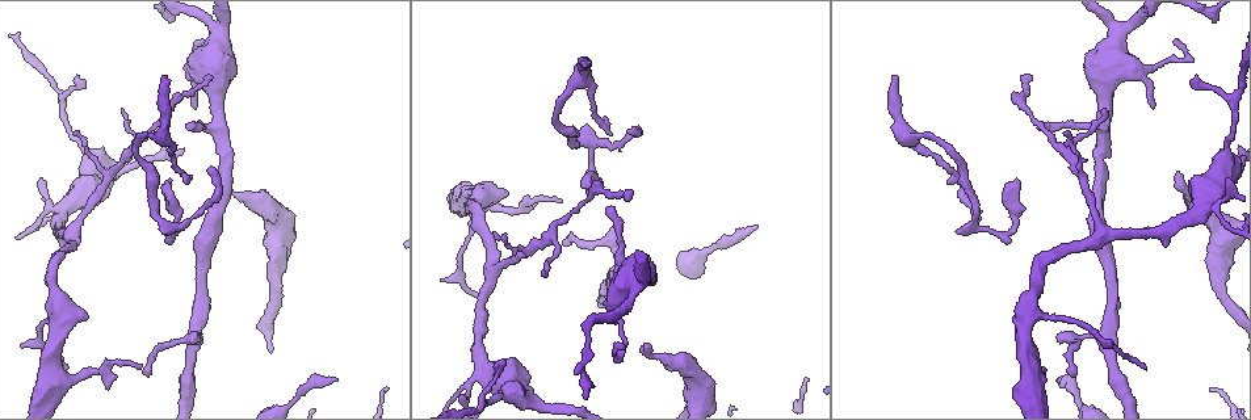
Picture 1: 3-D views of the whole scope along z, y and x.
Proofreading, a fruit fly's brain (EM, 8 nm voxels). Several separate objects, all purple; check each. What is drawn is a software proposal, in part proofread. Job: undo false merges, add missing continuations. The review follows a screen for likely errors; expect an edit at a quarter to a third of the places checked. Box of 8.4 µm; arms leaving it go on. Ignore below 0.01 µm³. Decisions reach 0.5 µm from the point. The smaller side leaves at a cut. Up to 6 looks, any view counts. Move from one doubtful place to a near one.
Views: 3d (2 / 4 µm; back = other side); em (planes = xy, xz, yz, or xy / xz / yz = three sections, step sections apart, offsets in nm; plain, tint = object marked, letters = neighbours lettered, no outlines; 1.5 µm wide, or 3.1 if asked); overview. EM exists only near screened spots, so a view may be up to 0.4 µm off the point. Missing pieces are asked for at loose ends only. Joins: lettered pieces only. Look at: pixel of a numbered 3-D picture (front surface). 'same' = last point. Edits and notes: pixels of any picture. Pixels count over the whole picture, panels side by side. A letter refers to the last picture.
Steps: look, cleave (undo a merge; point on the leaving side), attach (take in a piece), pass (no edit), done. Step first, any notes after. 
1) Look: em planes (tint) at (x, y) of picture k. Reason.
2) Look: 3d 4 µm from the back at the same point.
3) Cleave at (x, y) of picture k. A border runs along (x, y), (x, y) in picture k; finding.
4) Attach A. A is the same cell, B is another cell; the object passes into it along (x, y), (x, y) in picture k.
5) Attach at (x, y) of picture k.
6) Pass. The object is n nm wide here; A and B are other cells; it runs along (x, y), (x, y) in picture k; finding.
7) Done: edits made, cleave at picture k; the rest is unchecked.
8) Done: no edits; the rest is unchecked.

Look: 3d 2 µm at (506, 195) of picture 1. An open end.

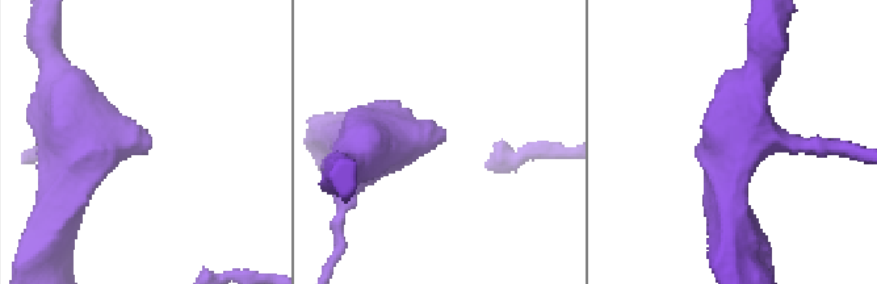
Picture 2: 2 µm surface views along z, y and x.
Look: em planes (letters) at (443, 140) of picture 2.

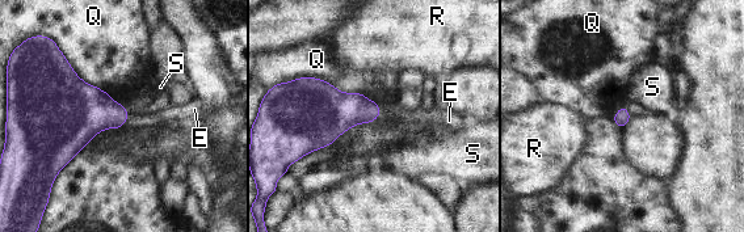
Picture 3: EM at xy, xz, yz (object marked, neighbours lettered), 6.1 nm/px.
Attach E. E is the same cell, Q, R and S are other cells; the object passes into it along (87, 110), (126, 118), (159, 118) in picture 3; it goes on there.

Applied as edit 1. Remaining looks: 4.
Look: overview. See it whole again.

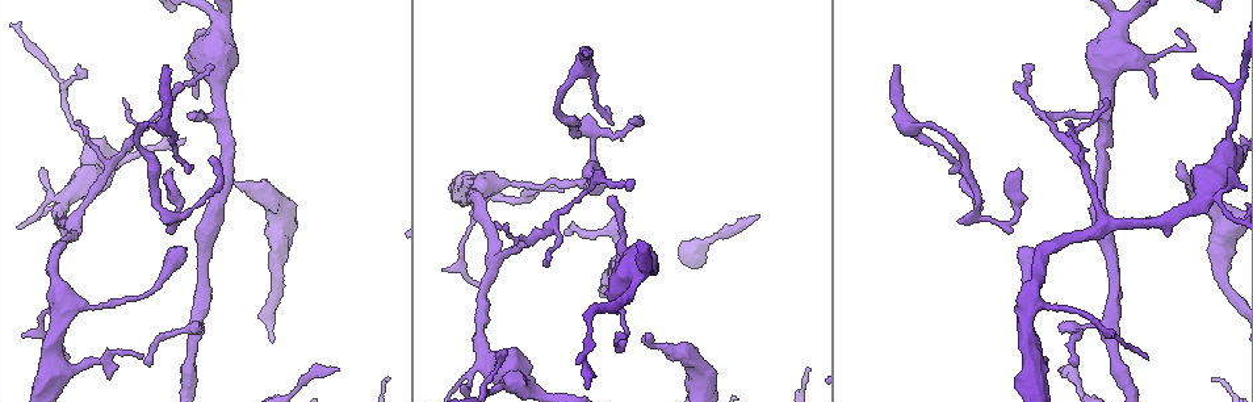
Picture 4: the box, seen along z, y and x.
Look: em xz step 4 (plain) at (1017, 215) of picture 4.

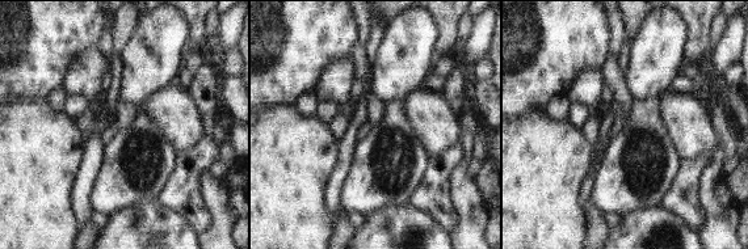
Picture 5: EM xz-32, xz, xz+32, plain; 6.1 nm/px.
Look: em xz step 4 (letters) at the same point. See the neighbours.

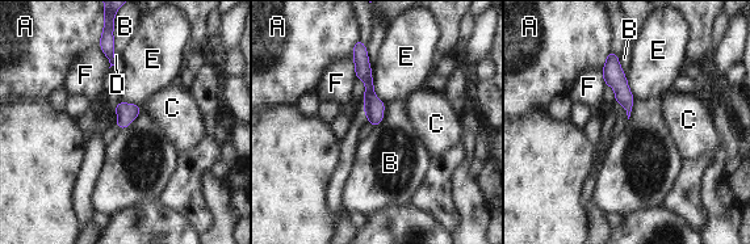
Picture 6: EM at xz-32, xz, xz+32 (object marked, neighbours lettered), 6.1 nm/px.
Pass. A, B, C, D, E and F are other cells; it runs along (363, 51), (374, 122) in picture 6; continuous, no second cell.

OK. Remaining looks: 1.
Done: edits made, attach at picture 3; the rest is unchecked.

